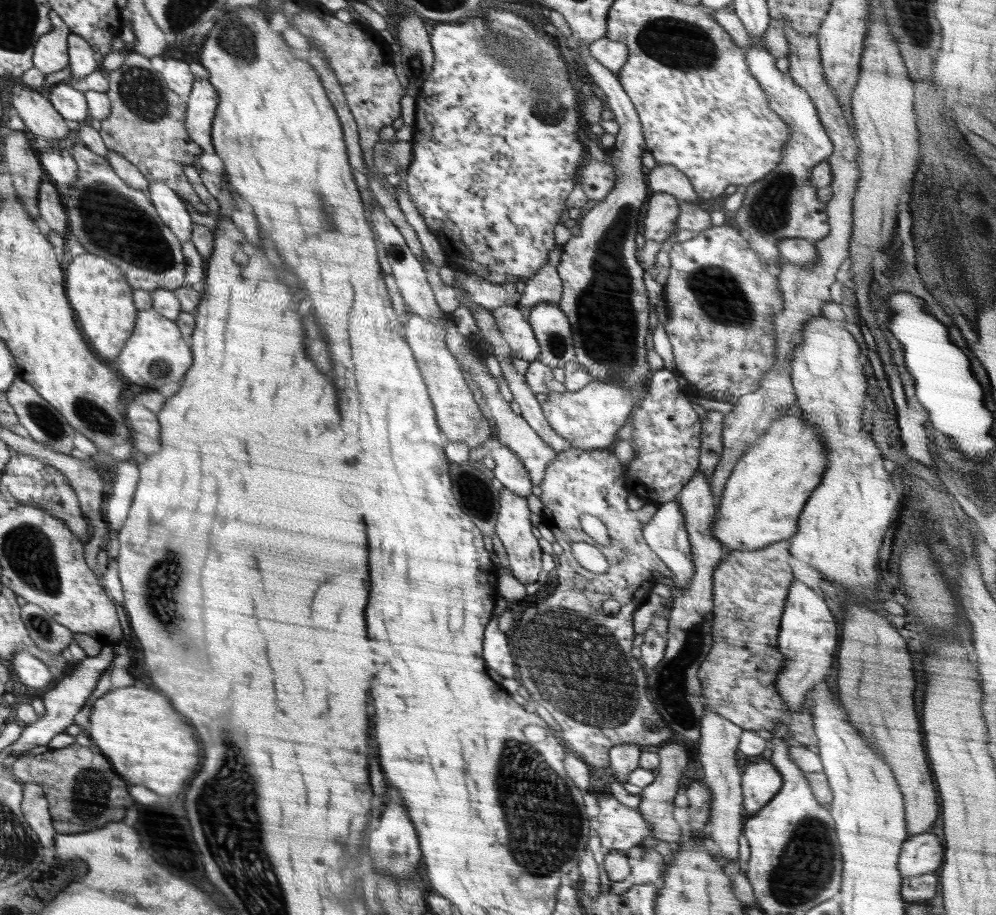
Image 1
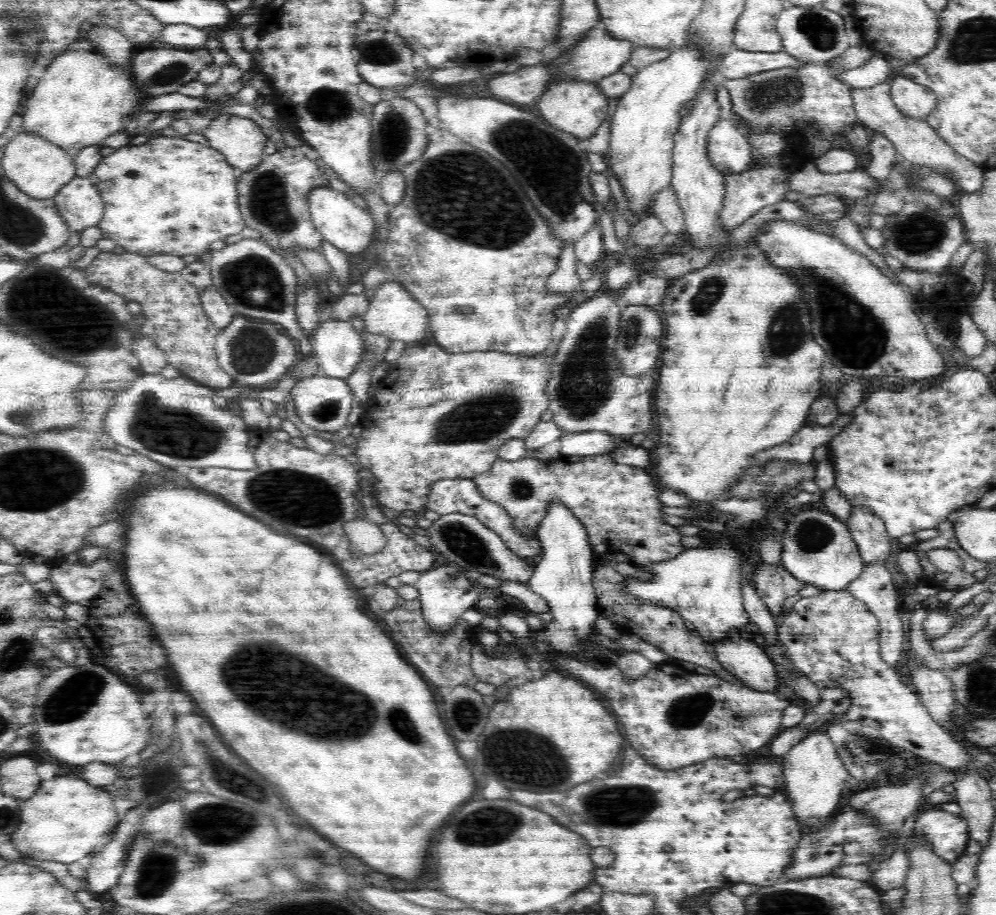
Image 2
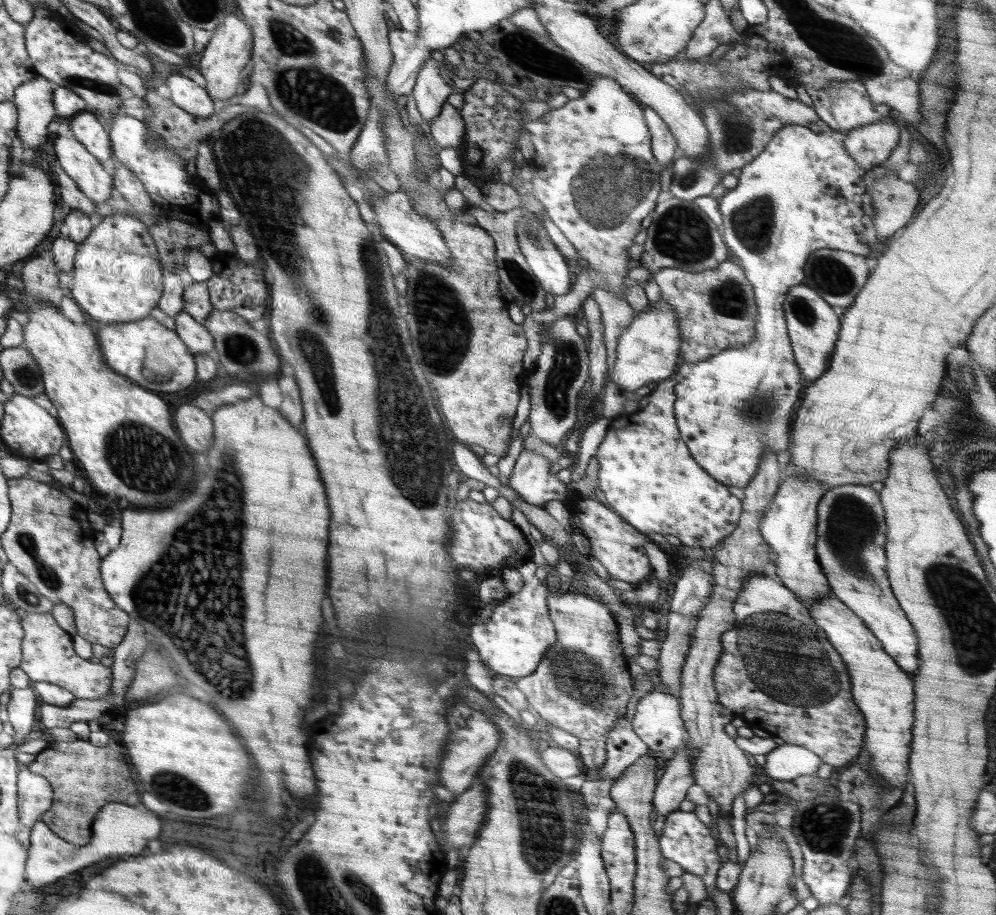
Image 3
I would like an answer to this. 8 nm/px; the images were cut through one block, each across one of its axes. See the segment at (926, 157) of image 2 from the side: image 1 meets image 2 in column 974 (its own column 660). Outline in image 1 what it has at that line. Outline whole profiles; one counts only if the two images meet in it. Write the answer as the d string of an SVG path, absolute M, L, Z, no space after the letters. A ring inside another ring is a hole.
M657 164L648 171L647 187L653 193L668 193L679 202L696 203L698 196L690 179L673 164Z

